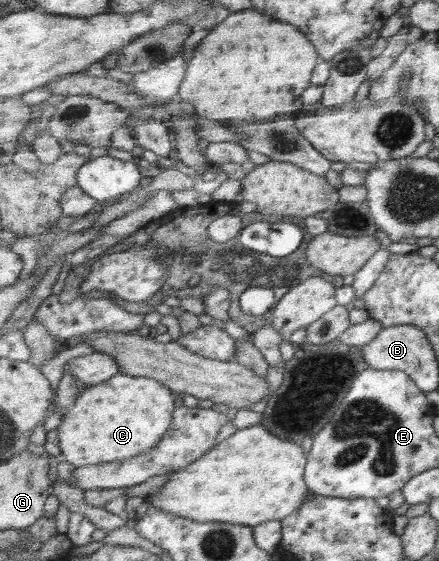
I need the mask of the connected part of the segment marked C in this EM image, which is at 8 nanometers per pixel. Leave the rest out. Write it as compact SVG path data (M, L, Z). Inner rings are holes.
M120 373L106 383L84 387L84 394L80 400L76 400L76 406L71 408L68 414L62 416L61 425L57 428L59 434L59 448L61 458L74 467L86 467L96 464L112 463L124 458L134 458L142 452L148 452L150 448L159 446L158 442L172 426L172 416L177 409L174 404L176 394L166 384L154 380L148 376L130 376Z

